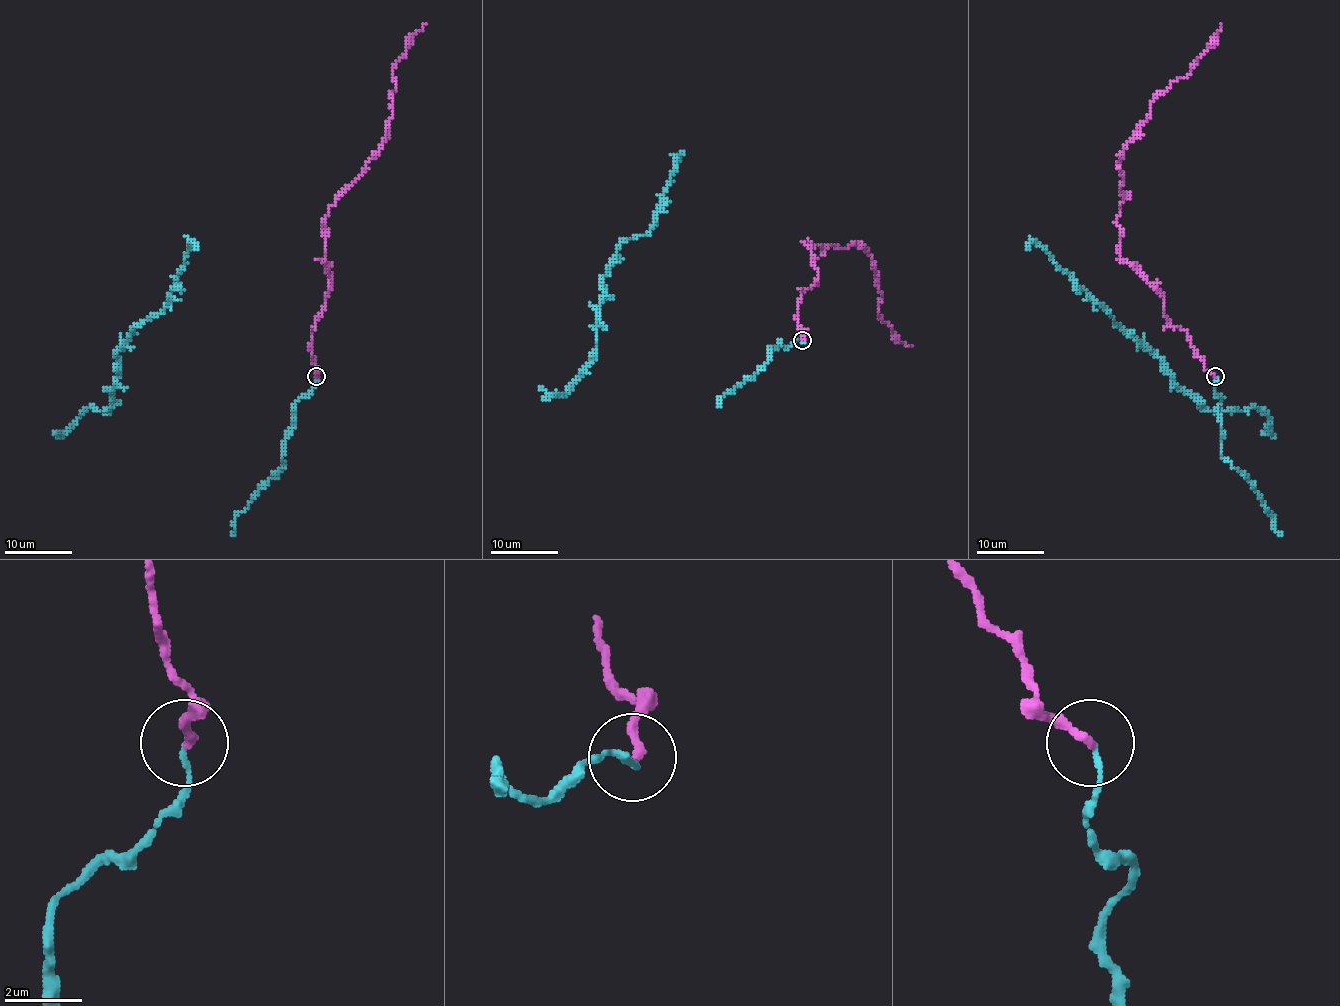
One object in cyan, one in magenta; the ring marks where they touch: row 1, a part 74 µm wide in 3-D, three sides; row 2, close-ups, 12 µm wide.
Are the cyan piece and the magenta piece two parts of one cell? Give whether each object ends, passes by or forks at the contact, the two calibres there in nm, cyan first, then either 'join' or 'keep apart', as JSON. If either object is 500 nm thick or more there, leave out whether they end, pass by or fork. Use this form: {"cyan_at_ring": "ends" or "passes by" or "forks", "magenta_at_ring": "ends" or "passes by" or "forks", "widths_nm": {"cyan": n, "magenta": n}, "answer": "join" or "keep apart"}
{"cyan_at_ring": "ends", "magenta_at_ring": "ends", "widths_nm": {"cyan": 120, "magenta": 240}, "answer": "join"}

